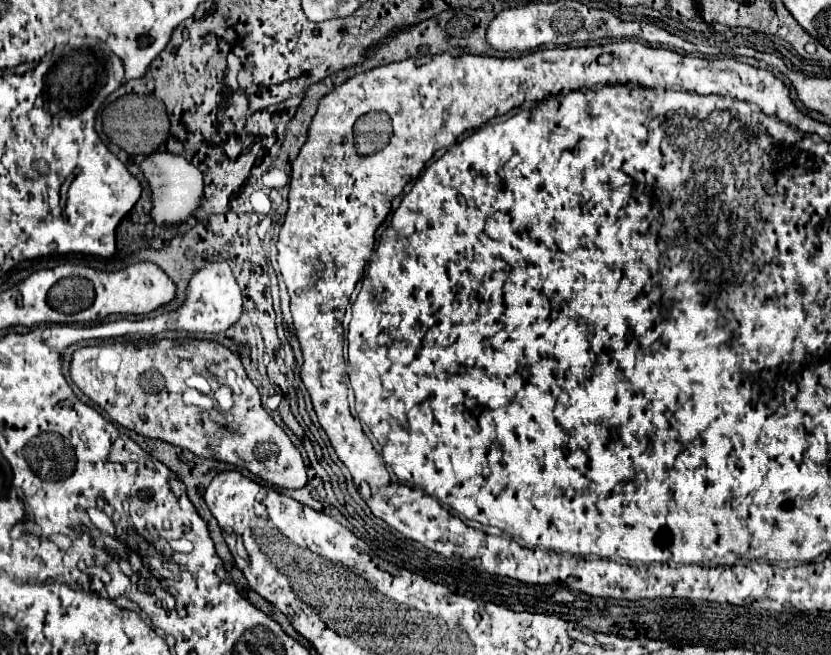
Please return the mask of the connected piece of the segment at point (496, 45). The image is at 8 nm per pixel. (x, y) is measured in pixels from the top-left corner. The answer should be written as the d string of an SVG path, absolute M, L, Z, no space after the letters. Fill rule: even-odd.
M543 1L529 2L529 5L501 11L487 27L487 41L497 51L535 51L541 45L567 45L567 43L581 43L581 41L595 41L595 39L639 39L647 41L649 45L667 47L673 51L687 53L687 41L671 35L669 31L653 25L653 23L635 23L623 21L609 11L587 7L579 1L557 1L546 3ZM565 7L581 7L581 9L565 9Z

